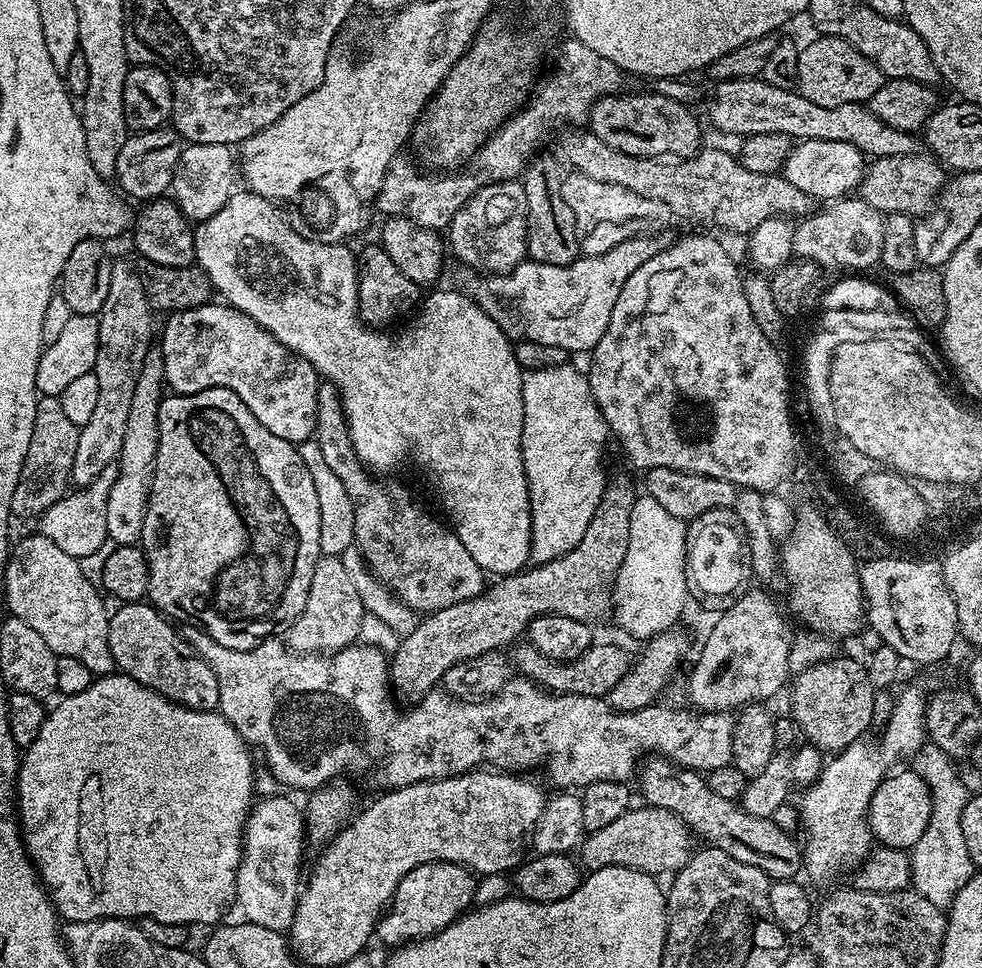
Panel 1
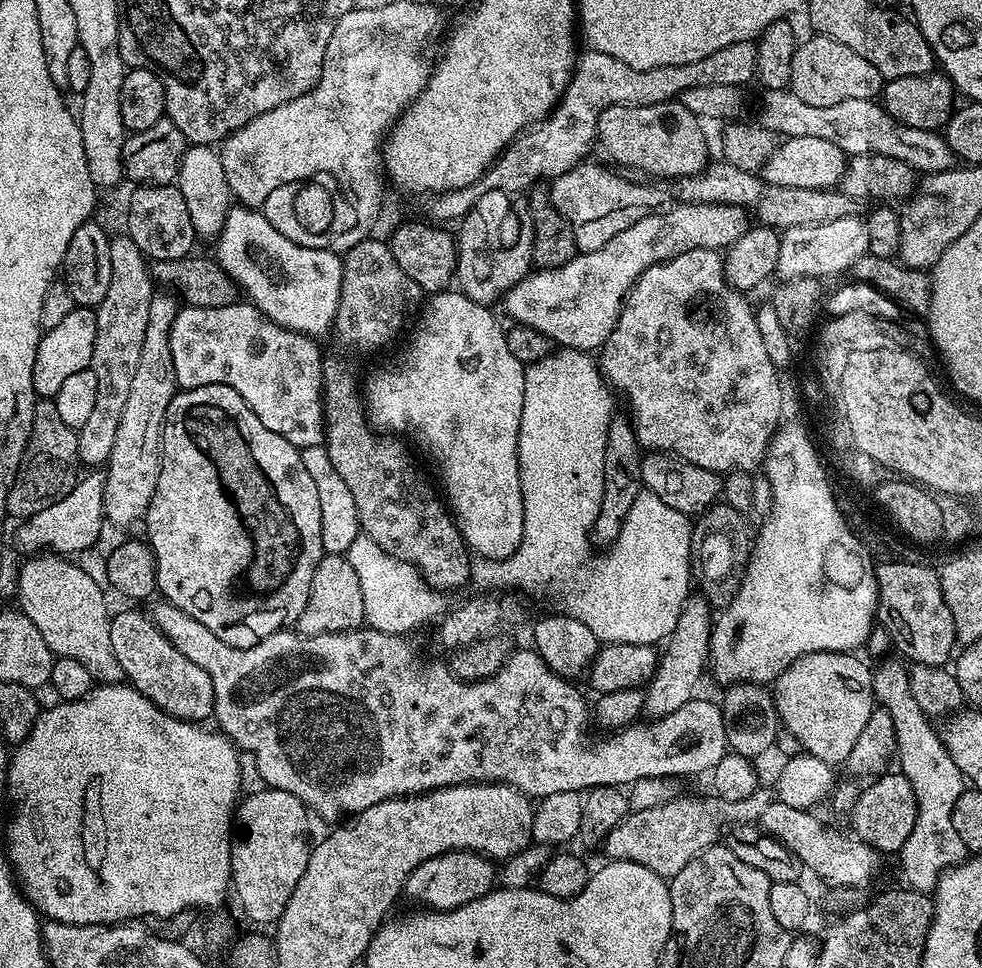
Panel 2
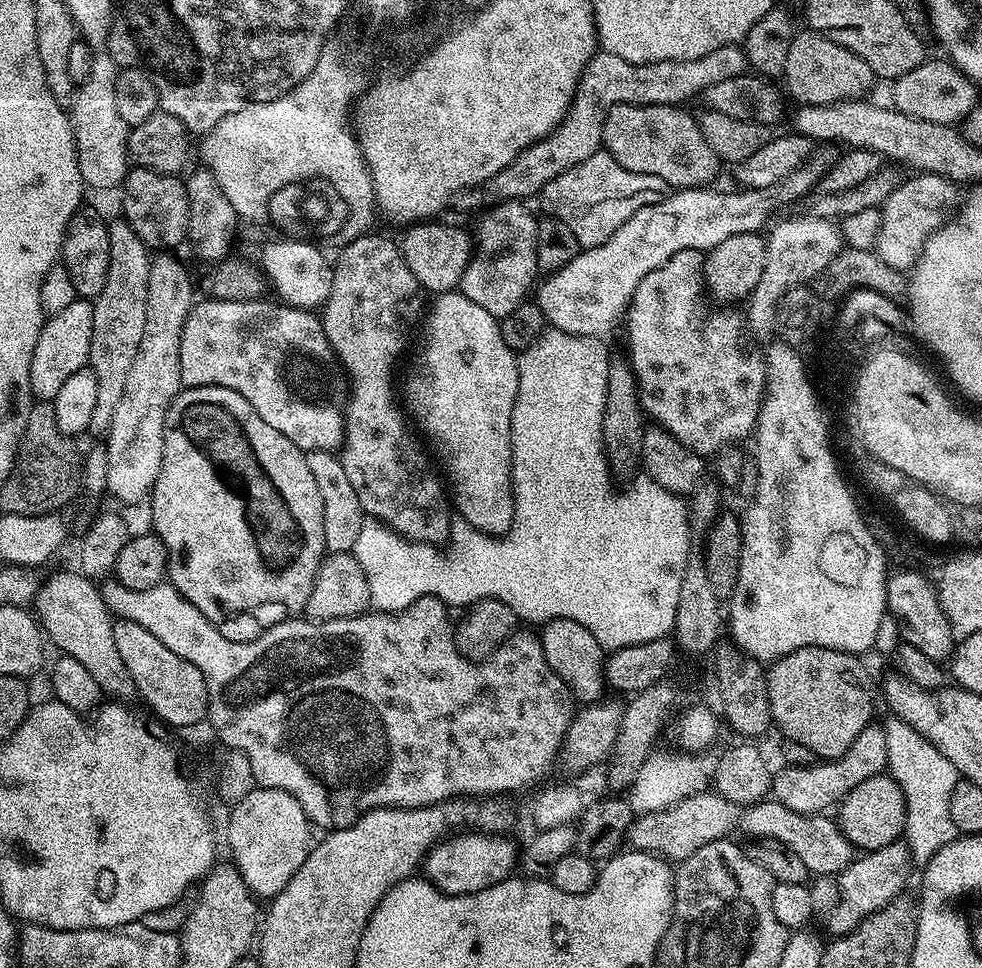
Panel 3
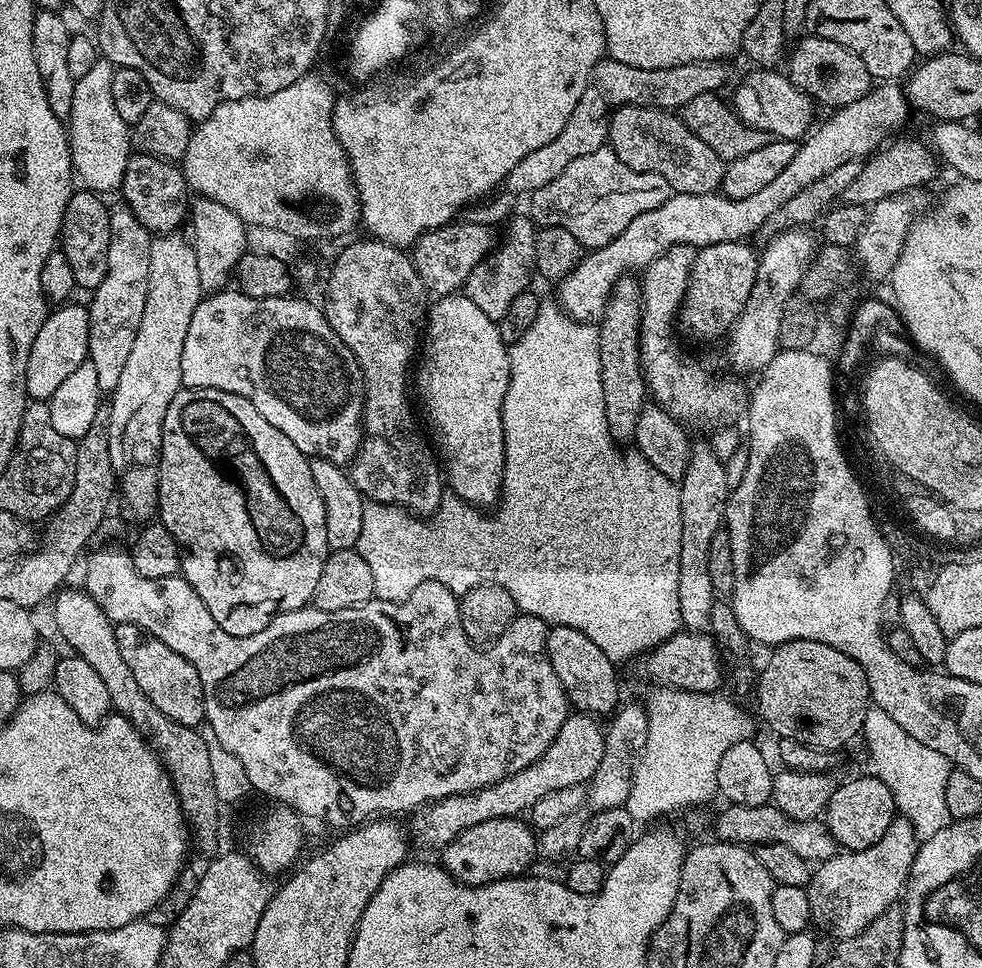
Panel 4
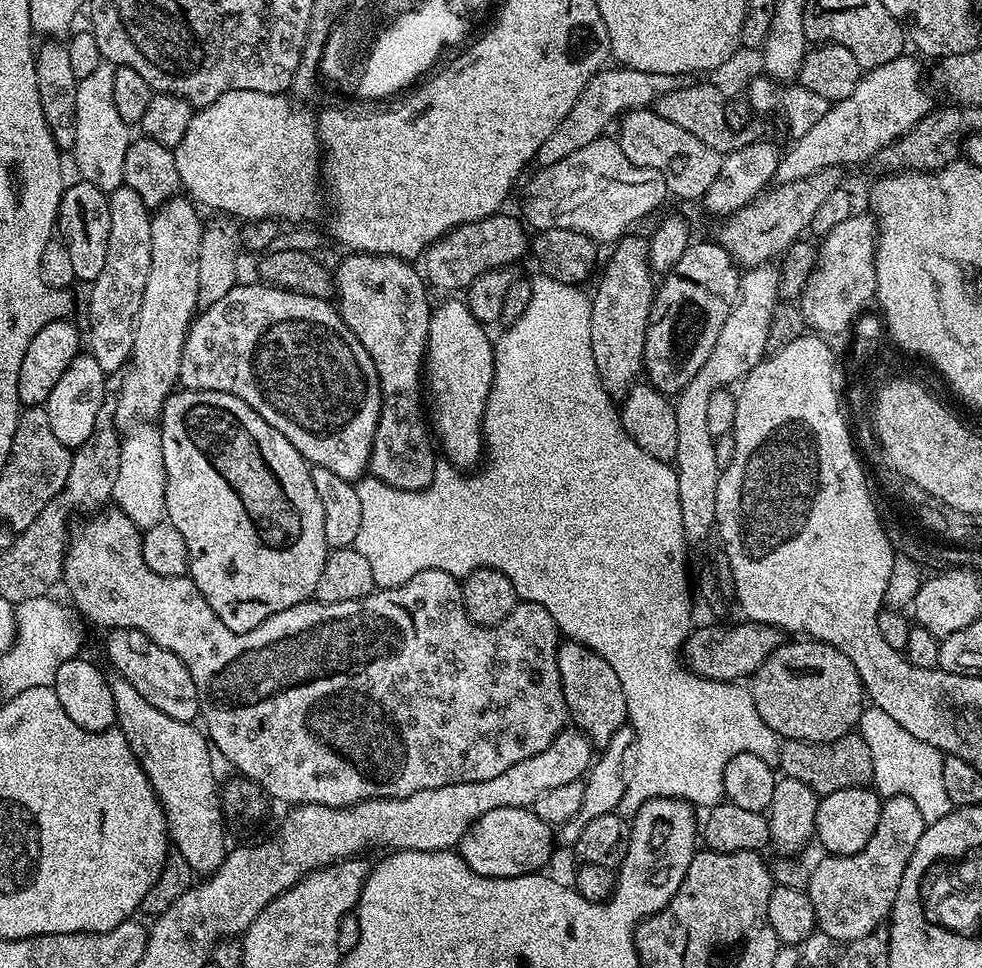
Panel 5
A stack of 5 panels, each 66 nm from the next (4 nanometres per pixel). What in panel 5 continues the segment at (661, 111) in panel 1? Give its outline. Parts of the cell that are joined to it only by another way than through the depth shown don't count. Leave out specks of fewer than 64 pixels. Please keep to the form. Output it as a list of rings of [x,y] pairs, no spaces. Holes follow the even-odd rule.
[[[651,107],[634,108],[625,112],[619,124],[618,143],[622,154],[626,154],[634,166],[658,170],[658,174],[666,178],[666,186],[673,197],[699,201],[706,190],[714,186],[714,178],[718,178],[724,156],[710,150],[702,138],[694,138],[690,130],[682,130],[682,126],[674,126],[674,122],[666,122],[666,118],[662,118]]]

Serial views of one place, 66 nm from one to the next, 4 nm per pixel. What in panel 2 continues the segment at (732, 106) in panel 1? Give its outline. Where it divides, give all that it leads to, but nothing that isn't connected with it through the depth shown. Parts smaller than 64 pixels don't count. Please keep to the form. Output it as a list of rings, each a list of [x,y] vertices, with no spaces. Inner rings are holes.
[[[767,90],[763,93],[758,123],[787,138],[822,138],[838,146],[845,157],[862,154],[882,154],[906,162],[918,174],[944,172],[953,167],[954,157],[950,146],[939,131],[918,130],[895,120],[876,100],[850,98],[850,102],[837,102],[834,106],[810,106],[790,90]]]

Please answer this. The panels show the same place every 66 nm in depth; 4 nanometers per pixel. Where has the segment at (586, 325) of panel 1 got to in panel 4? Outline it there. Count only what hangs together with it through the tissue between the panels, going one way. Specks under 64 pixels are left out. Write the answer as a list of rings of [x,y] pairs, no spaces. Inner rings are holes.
[[[881,83],[858,98],[856,102],[850,102],[845,108],[835,109],[821,124],[819,121],[808,135],[799,141],[794,158],[790,158],[790,164],[781,170],[763,190],[758,190],[758,194],[750,194],[750,198],[730,198],[716,192],[707,192],[706,194],[677,192],[666,202],[662,202],[662,206],[658,206],[654,210],[646,210],[646,214],[638,214],[638,218],[634,218],[634,222],[630,222],[630,226],[626,226],[626,230],[622,230],[622,234],[618,234],[618,238],[614,238],[614,242],[601,248],[591,249],[581,259],[580,264],[574,266],[572,273],[559,281],[558,303],[560,307],[575,320],[599,321],[600,317],[604,315],[604,307],[608,301],[608,295],[612,293],[612,287],[623,276],[629,275],[630,270],[636,270],[632,268],[637,268],[637,270],[647,268],[650,262],[654,262],[654,258],[660,256],[670,246],[689,244],[691,248],[699,250],[718,242],[743,241],[745,238],[750,238],[748,236],[752,235],[771,215],[779,213],[783,204],[790,198],[794,198],[794,194],[798,194],[798,190],[806,190],[806,186],[818,182],[818,178],[822,178],[822,174],[830,174],[830,170],[842,166],[842,162],[863,161],[893,135],[891,132],[895,128],[903,126],[904,119],[907,118],[908,112],[910,113],[910,105],[905,89],[901,85],[899,88],[897,84],[899,83]]]

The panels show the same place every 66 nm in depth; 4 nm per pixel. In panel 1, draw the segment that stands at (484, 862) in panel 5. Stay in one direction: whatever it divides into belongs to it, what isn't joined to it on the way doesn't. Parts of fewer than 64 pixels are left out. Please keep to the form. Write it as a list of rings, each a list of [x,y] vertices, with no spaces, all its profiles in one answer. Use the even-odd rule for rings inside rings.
[[[449,860],[418,865],[410,870],[410,874],[406,874],[406,878],[402,878],[402,882],[398,882],[386,914],[381,915],[380,923],[376,925],[375,939],[380,939],[384,944],[399,946],[436,935],[473,907],[476,881],[477,877],[464,865]]]

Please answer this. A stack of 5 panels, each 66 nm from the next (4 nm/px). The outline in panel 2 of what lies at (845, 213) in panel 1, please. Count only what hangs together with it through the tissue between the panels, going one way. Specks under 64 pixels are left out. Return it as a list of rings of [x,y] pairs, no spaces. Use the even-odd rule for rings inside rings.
[[[859,215],[834,218],[834,222],[794,226],[783,229],[775,275],[780,276],[781,281],[799,276],[836,276],[839,272],[853,269],[854,264],[868,253],[868,225]]]

